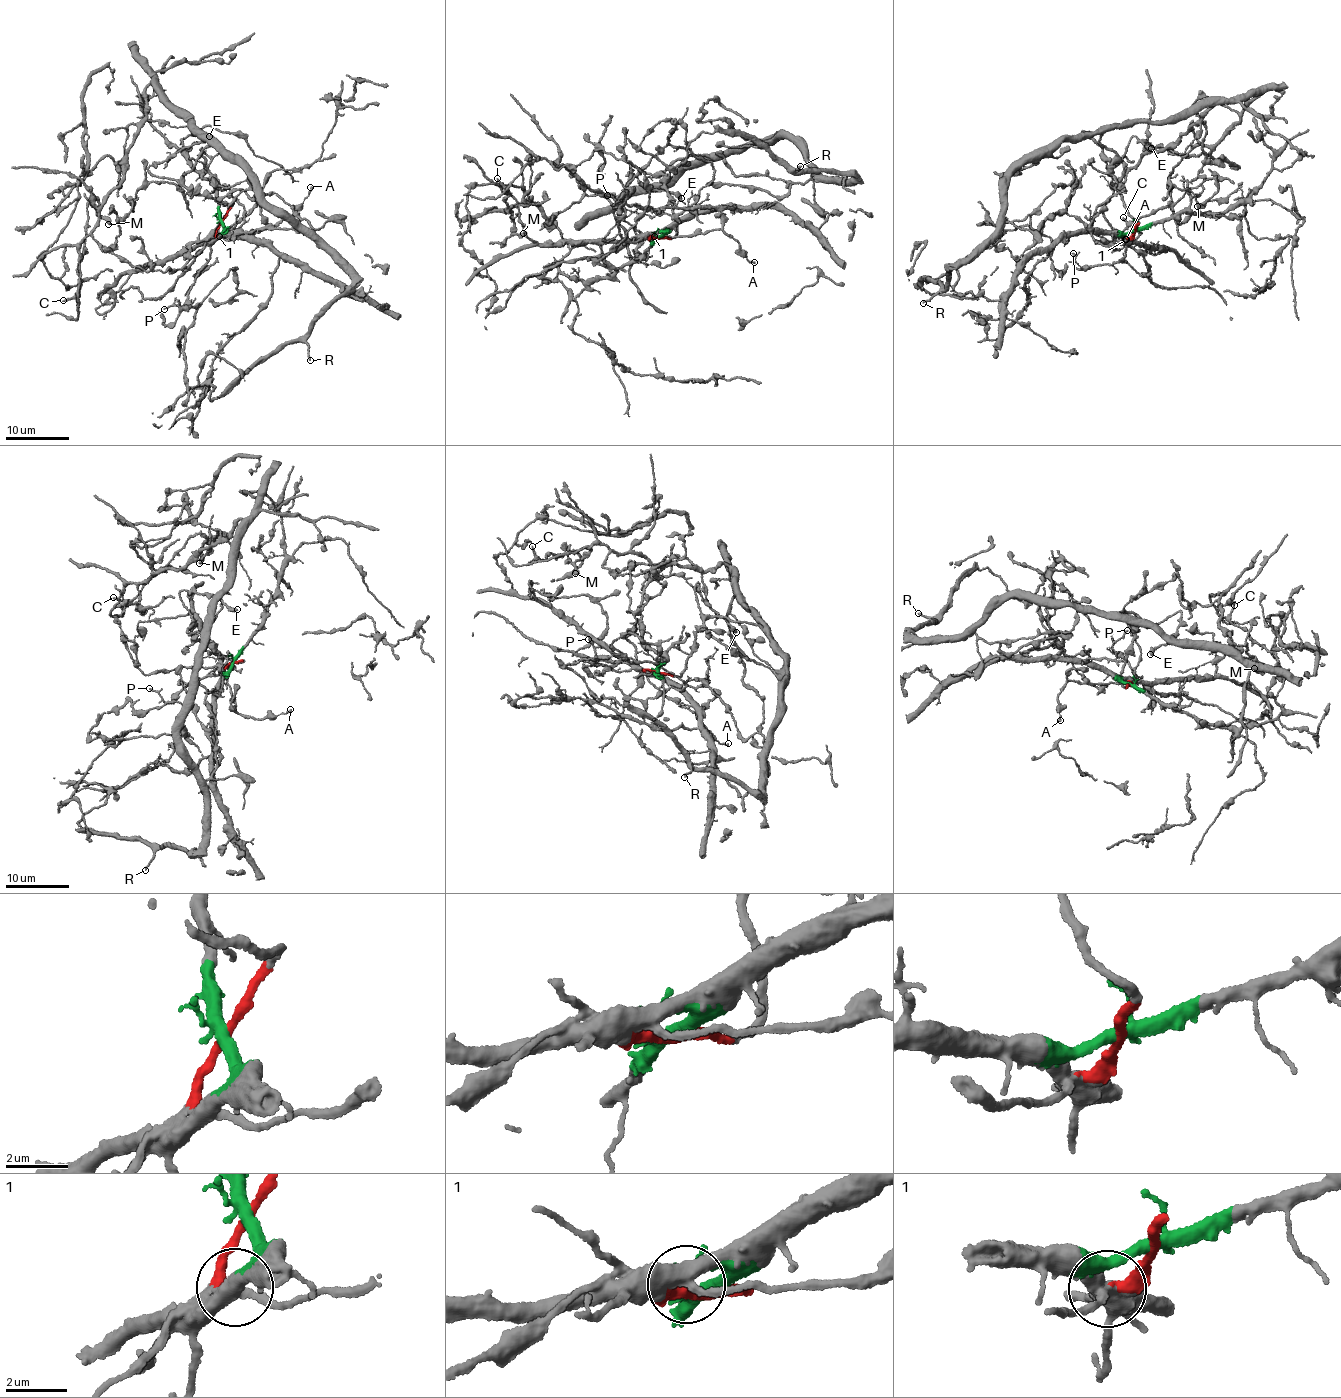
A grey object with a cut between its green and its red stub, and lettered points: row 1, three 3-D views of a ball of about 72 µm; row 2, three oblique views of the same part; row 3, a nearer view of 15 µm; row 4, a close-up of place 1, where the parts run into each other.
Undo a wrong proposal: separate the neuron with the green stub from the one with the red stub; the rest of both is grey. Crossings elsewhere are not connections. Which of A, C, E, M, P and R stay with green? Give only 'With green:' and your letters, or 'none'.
With green: P

